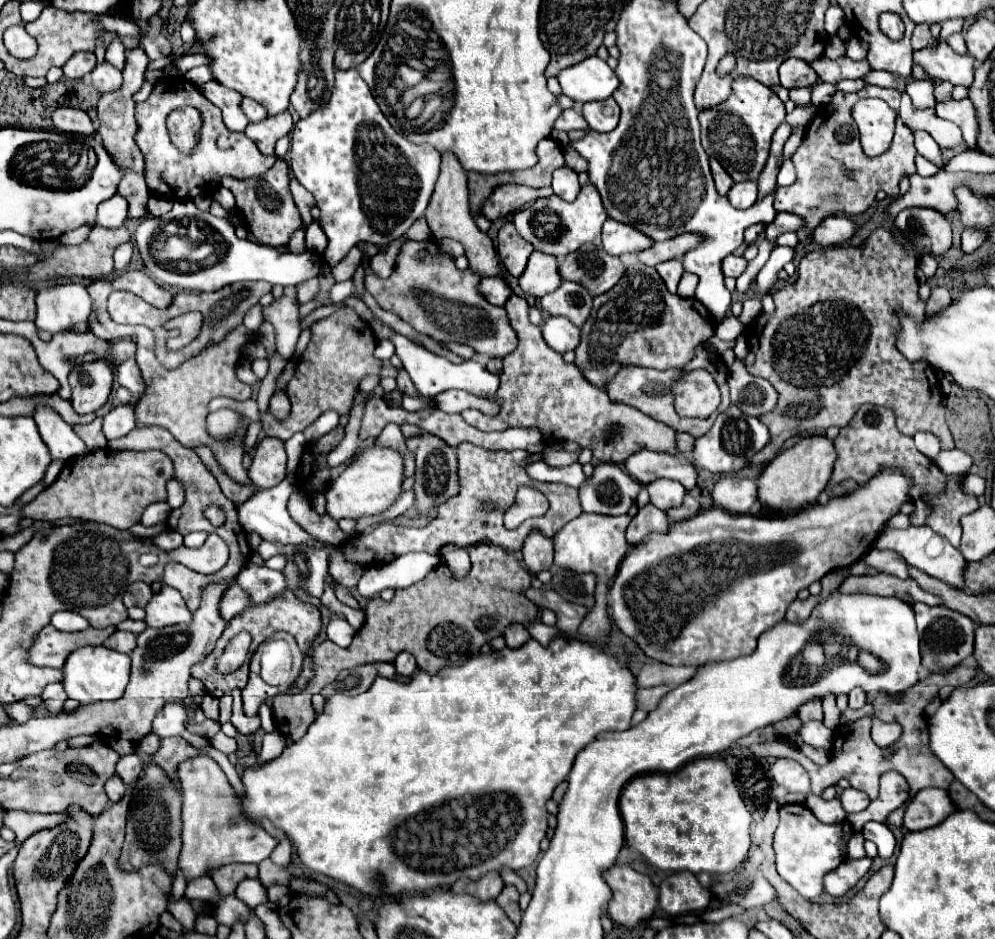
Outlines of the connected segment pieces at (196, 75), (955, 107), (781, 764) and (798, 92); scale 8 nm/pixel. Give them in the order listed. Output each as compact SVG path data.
M205 65L191 69L184 75L184 78L193 84L196 84L198 87L214 79Z
M964 98L964 100L958 100L958 102L956 100L936 102L934 110L936 110L936 116L954 122L962 130L964 140L966 140L966 144L970 148L976 146L978 128L976 128L976 114L974 114L974 108L972 108L970 98Z
M778 758L770 766L769 774L775 784L782 784L788 792L810 794L810 778L796 760Z
M810 87L792 88L792 90L790 90L790 100L794 100L798 106L802 106L802 104L810 104L810 94Z

